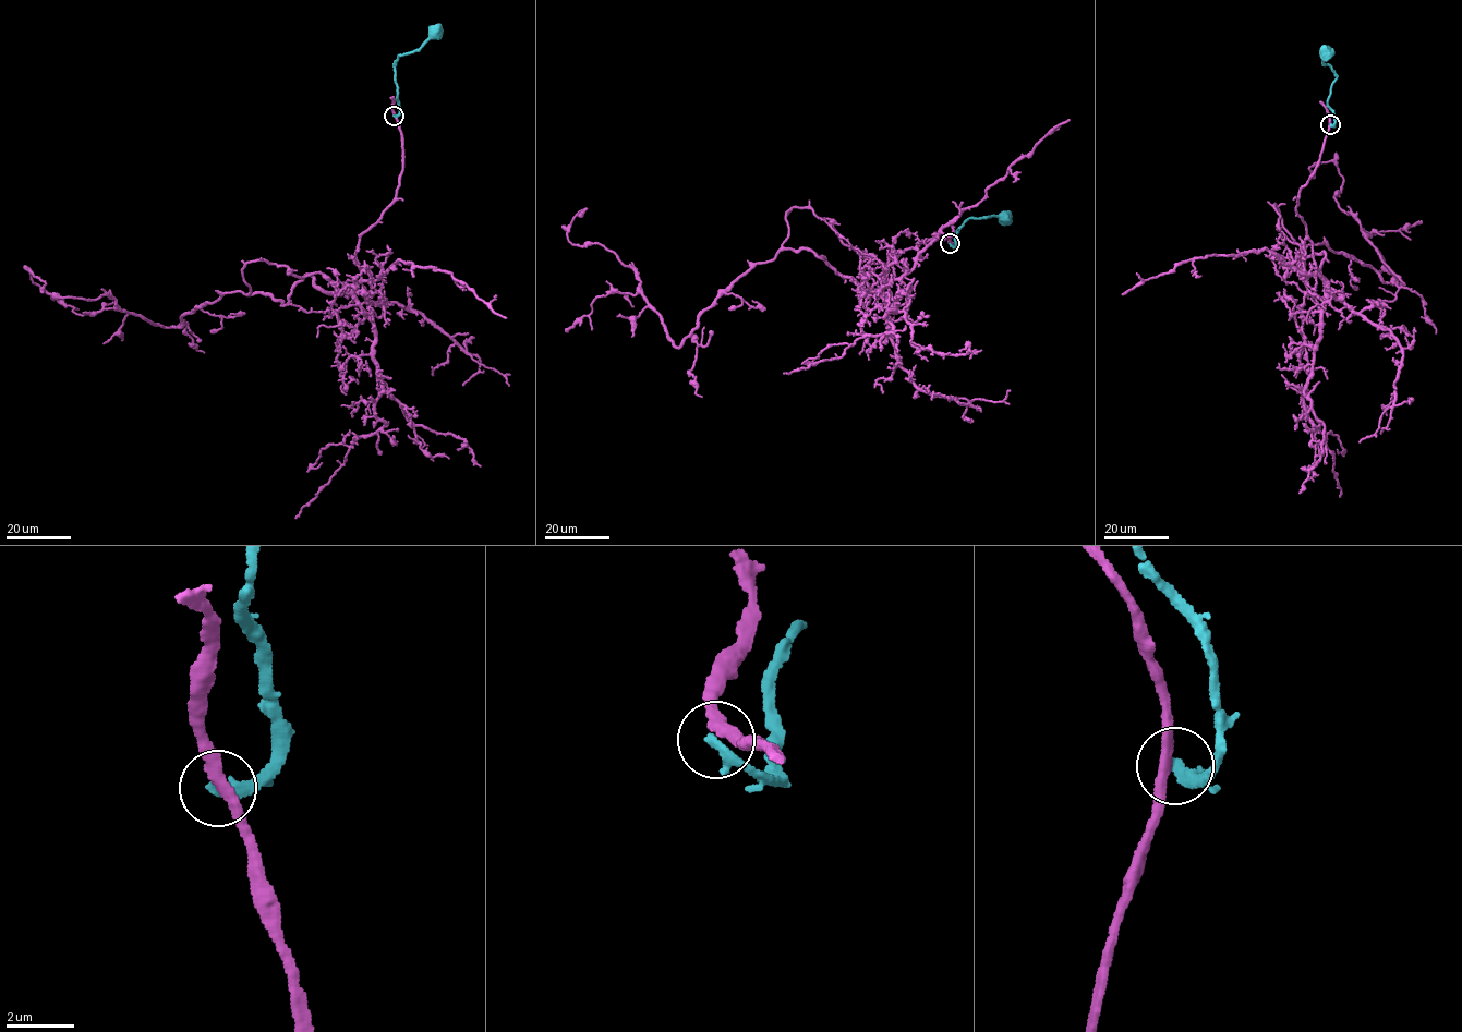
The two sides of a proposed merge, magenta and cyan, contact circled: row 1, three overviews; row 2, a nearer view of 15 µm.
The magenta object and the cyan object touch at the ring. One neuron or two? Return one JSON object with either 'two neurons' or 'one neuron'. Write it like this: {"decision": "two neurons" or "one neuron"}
{"decision": "two neurons"}

